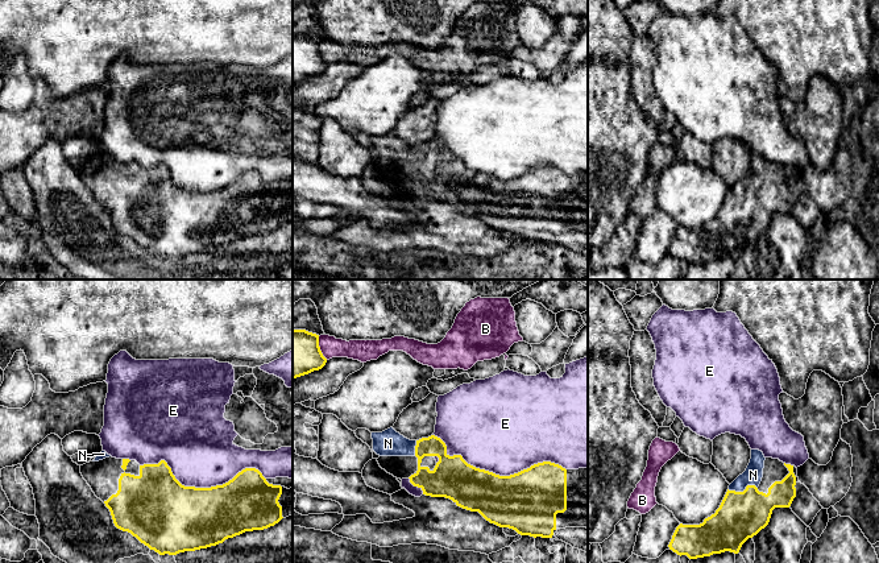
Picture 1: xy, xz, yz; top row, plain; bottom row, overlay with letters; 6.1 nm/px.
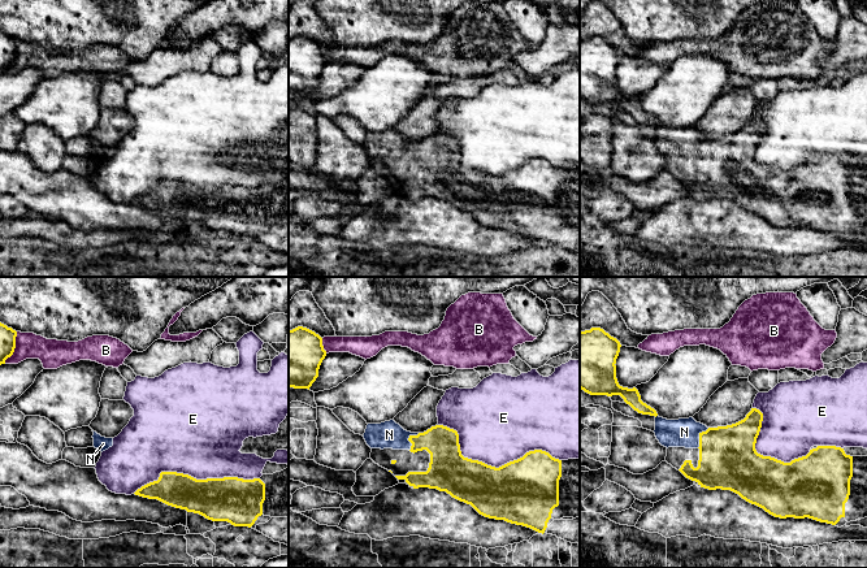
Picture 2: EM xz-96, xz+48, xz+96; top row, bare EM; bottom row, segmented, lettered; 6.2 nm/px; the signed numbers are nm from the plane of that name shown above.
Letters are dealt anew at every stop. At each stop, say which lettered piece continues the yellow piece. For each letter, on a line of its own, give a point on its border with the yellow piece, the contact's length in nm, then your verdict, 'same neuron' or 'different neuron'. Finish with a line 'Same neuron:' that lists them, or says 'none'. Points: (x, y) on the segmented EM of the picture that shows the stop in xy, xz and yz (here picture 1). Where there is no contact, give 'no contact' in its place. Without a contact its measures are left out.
B: xz (319, 348) | 160 nm | different neuron
E: xz (497, 475) | 850 nm | different neuron
N: yz (743, 491) | 180 nm | same neuron
Same neuron: N

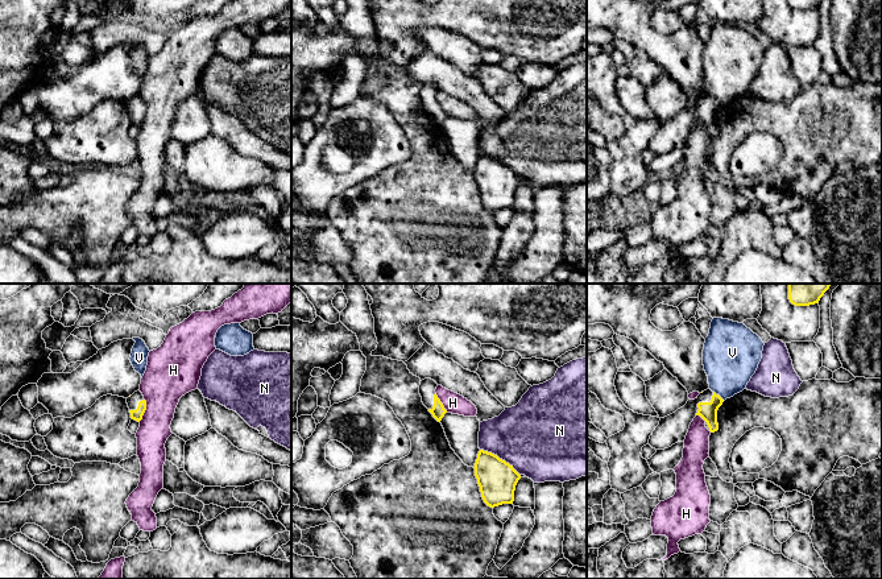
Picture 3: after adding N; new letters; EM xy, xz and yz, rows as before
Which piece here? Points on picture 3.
H: xy (145, 409) | 150 nm | different neuron
N: xz (499, 458) | 300 nm | different neuron
V: yz (717, 395) | 90 nm | different neuron
Same neuron: none

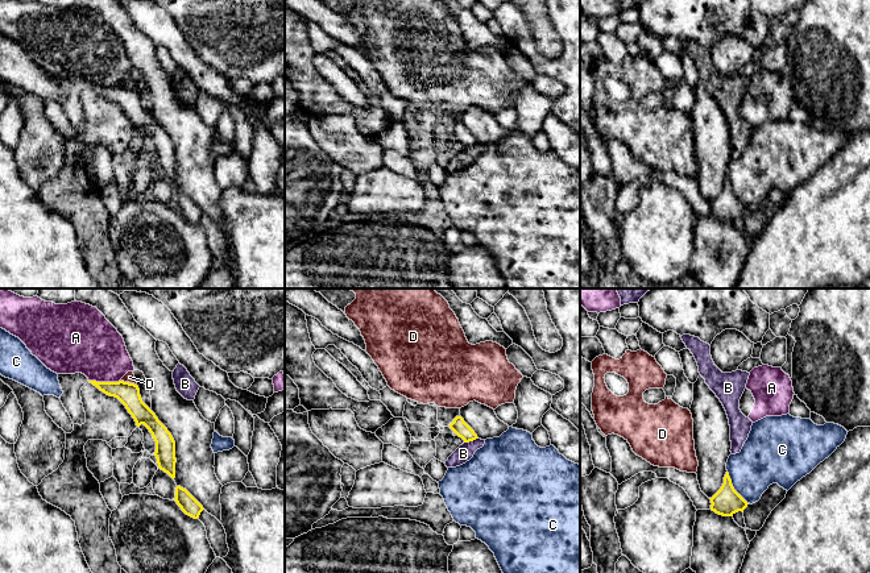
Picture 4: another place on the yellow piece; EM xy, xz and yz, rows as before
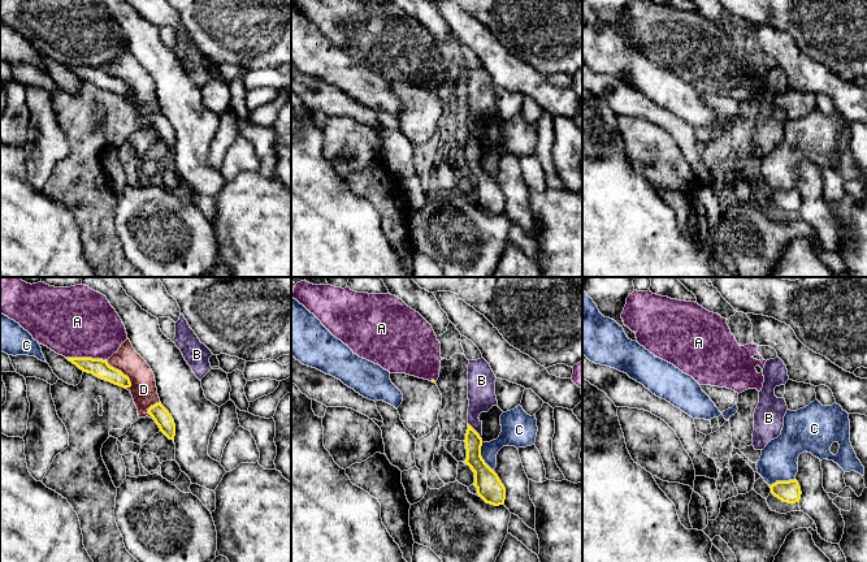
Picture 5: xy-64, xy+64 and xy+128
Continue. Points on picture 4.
A: xy (104, 382) | 200 nm | different neuron
B: xz (471, 440) | 90 nm | different neuron
C: yz (733, 488) | 240 nm | different neuron
D: xy (129, 383) | 100 nm | different neuron
Same neuron: none

